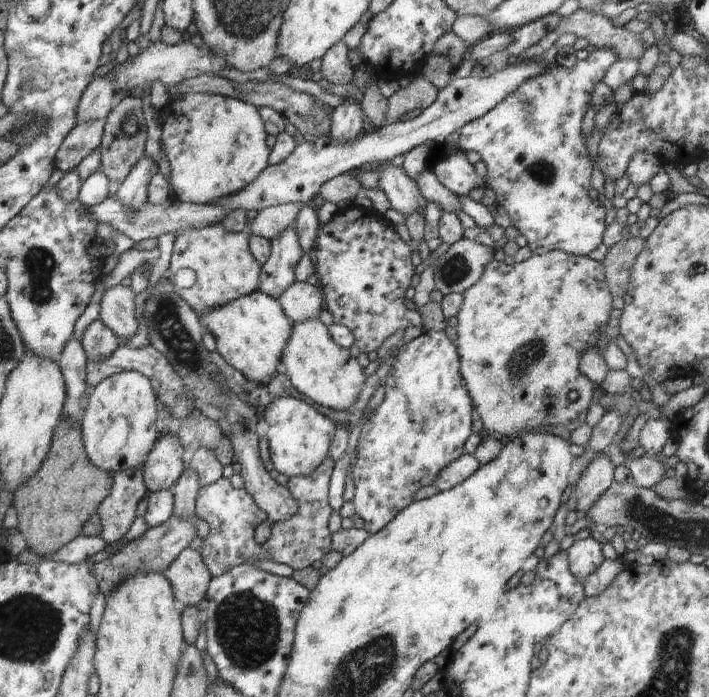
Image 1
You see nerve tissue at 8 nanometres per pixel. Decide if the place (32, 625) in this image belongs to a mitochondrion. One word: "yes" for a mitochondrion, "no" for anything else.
yes

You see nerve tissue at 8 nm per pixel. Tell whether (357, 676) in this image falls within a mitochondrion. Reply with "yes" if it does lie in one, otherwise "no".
yes

